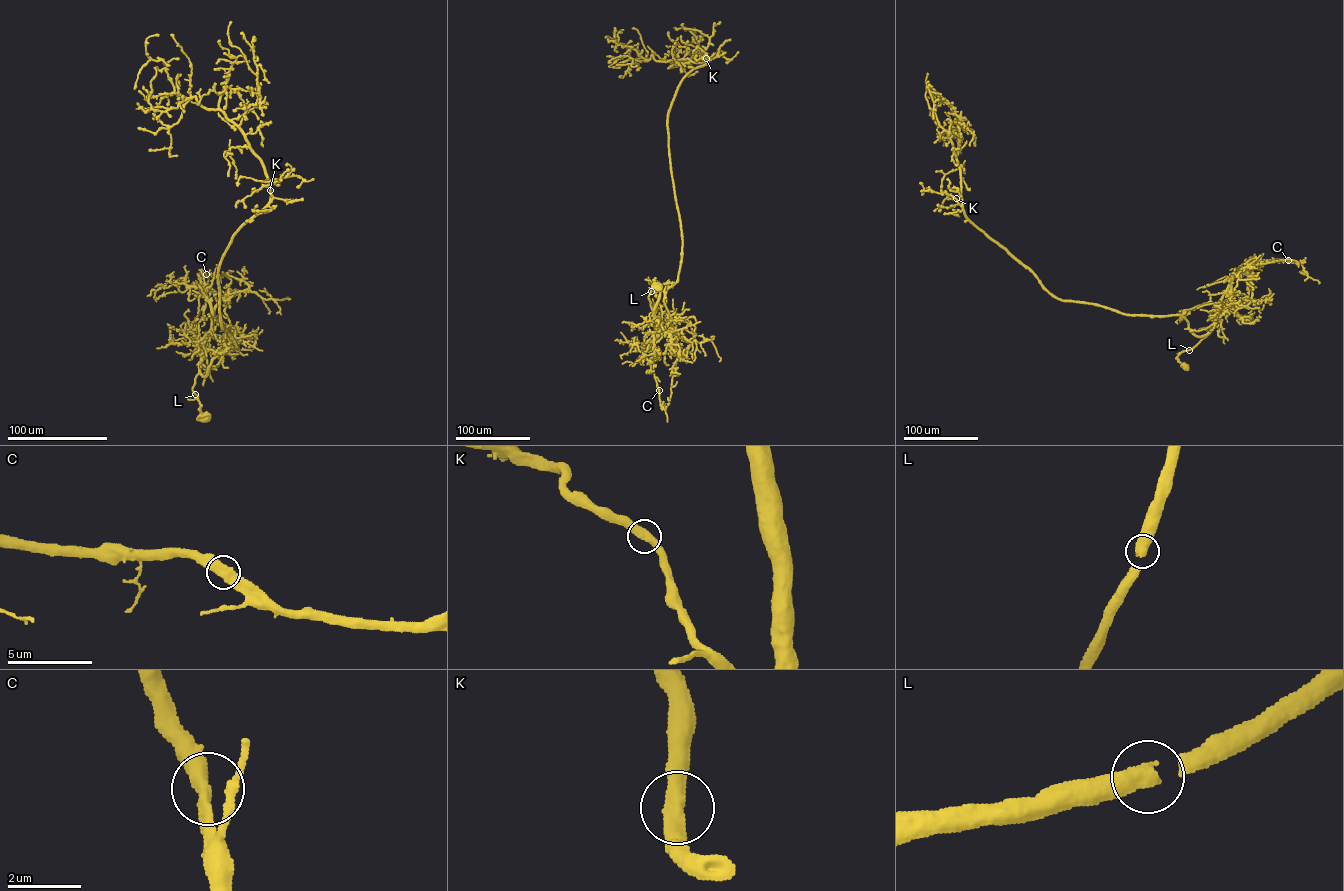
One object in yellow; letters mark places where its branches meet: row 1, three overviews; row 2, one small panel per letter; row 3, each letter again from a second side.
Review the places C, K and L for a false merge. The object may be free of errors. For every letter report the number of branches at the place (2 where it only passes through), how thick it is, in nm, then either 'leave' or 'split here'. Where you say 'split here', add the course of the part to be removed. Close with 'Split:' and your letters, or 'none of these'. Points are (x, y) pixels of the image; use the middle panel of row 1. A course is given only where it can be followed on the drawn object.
C: 2 branches meet; 480 nm thick; leave
K: 2 branches meet; 480 nm thick; leave
L: 2 branches meet; 460 nm thick; leave
Split: none of these

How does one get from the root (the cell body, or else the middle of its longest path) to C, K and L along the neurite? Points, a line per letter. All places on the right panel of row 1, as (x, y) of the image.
C: (1185, 368), (1176, 357), (1193, 348), (1210, 332), (1219, 313), (1220, 300), (1231, 280), (1255, 261), (1288, 260)
K: (1185, 368), (1176, 357), (1208, 333), (1196, 336), (1179, 315), (1123, 314), (1056, 298), (971, 221), (956, 198)
L: (1185, 368), (1176, 357), (1189, 350)

